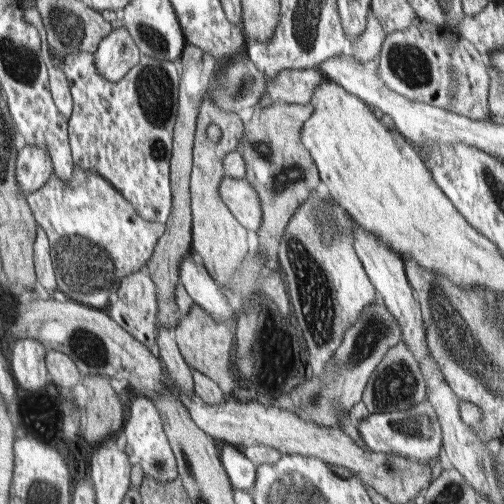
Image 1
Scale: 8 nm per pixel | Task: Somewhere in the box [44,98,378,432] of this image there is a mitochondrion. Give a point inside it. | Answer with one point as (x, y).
(87, 266)

